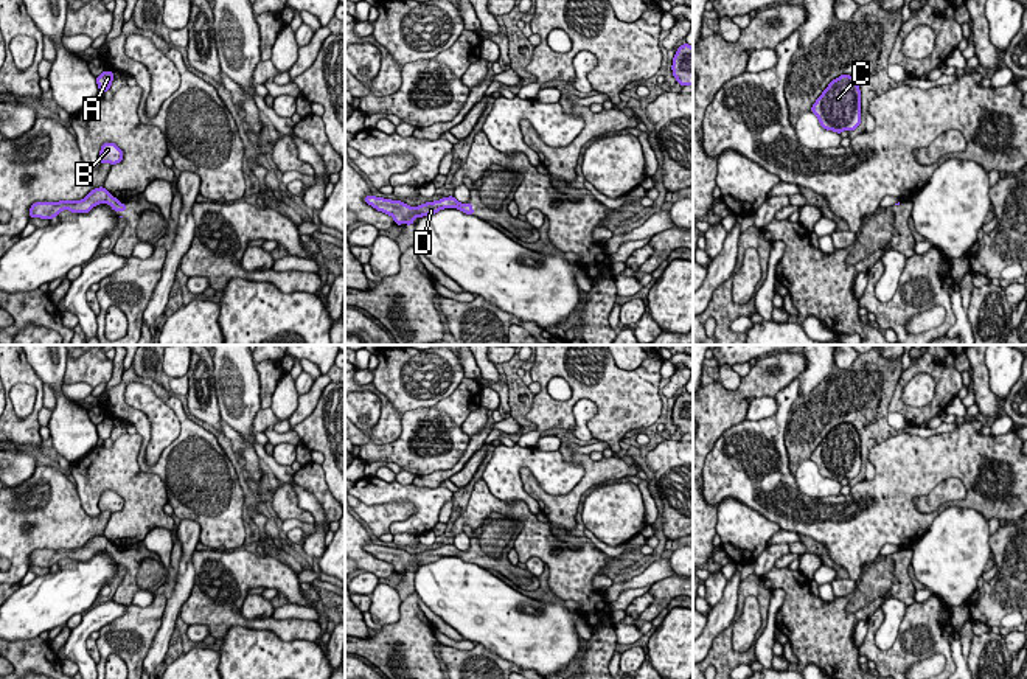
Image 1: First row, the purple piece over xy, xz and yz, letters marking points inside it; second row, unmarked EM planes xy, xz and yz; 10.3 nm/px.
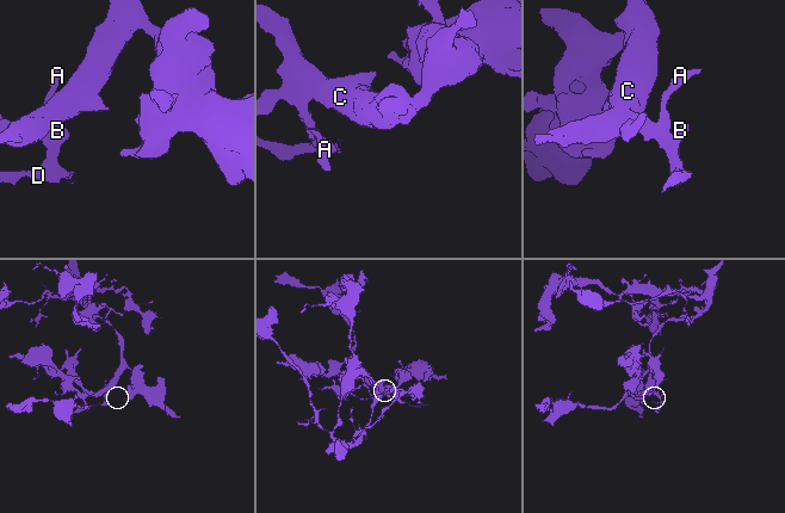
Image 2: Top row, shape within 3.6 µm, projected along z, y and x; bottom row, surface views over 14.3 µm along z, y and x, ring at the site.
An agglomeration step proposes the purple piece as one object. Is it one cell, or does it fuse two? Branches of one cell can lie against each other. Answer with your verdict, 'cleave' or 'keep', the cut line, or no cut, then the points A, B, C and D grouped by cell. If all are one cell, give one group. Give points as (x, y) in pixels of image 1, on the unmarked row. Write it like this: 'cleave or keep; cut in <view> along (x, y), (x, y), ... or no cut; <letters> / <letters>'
keep; no cut; A B C D

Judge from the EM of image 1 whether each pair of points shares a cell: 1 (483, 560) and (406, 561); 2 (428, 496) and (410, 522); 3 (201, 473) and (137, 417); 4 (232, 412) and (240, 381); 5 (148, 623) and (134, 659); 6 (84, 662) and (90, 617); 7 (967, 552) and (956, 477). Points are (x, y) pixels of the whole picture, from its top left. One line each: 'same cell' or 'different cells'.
1: same cell
2: same cell
3: same cell
4: same cell
5: same cell
6: same cell
7: different cells

